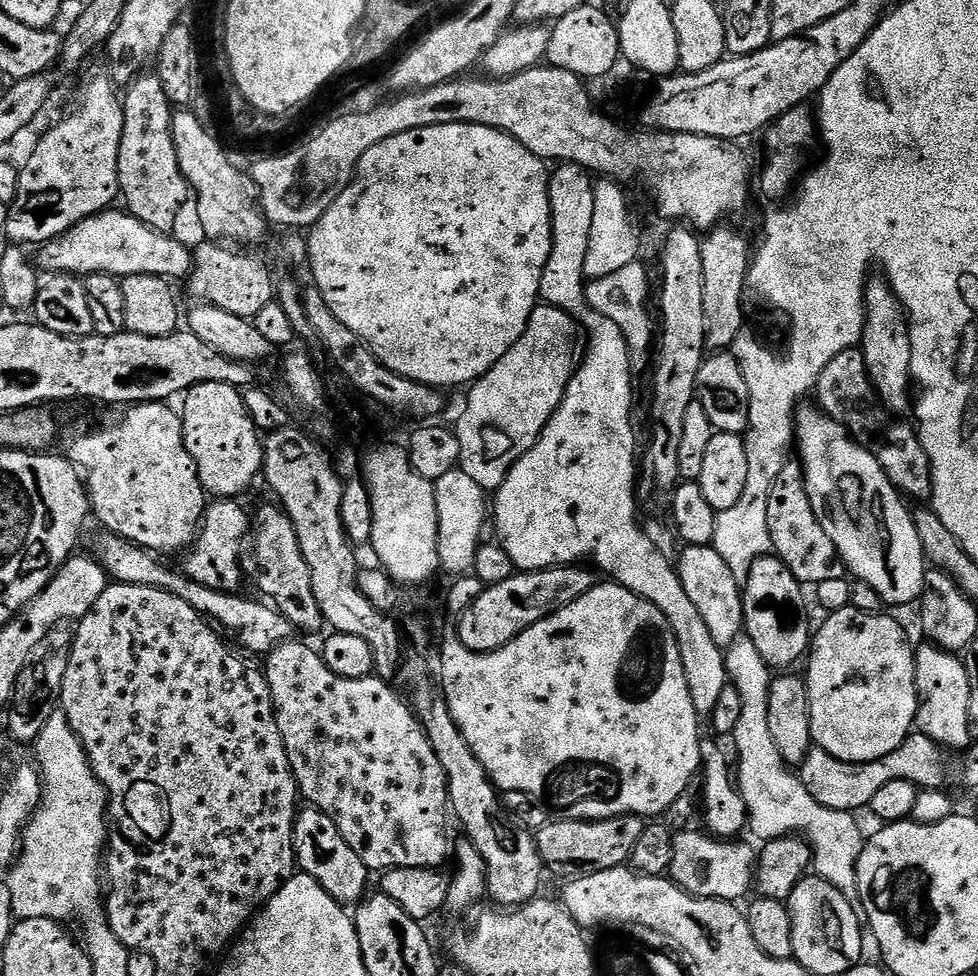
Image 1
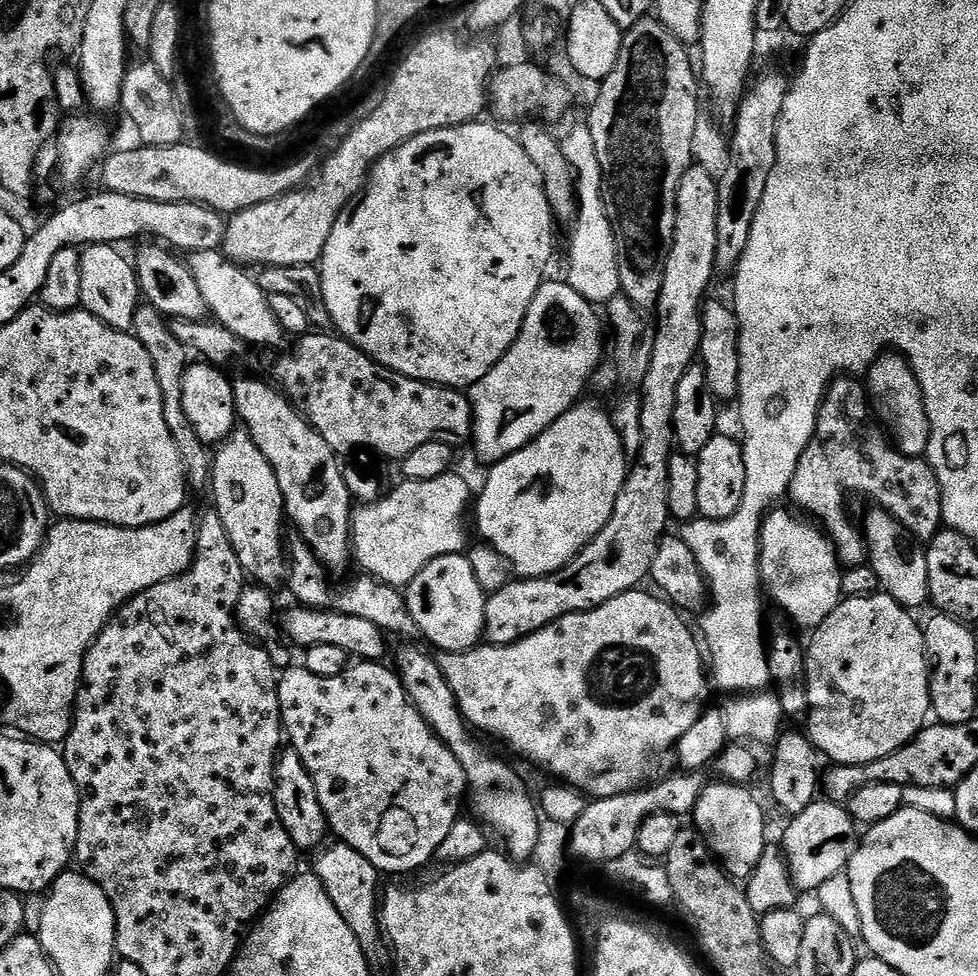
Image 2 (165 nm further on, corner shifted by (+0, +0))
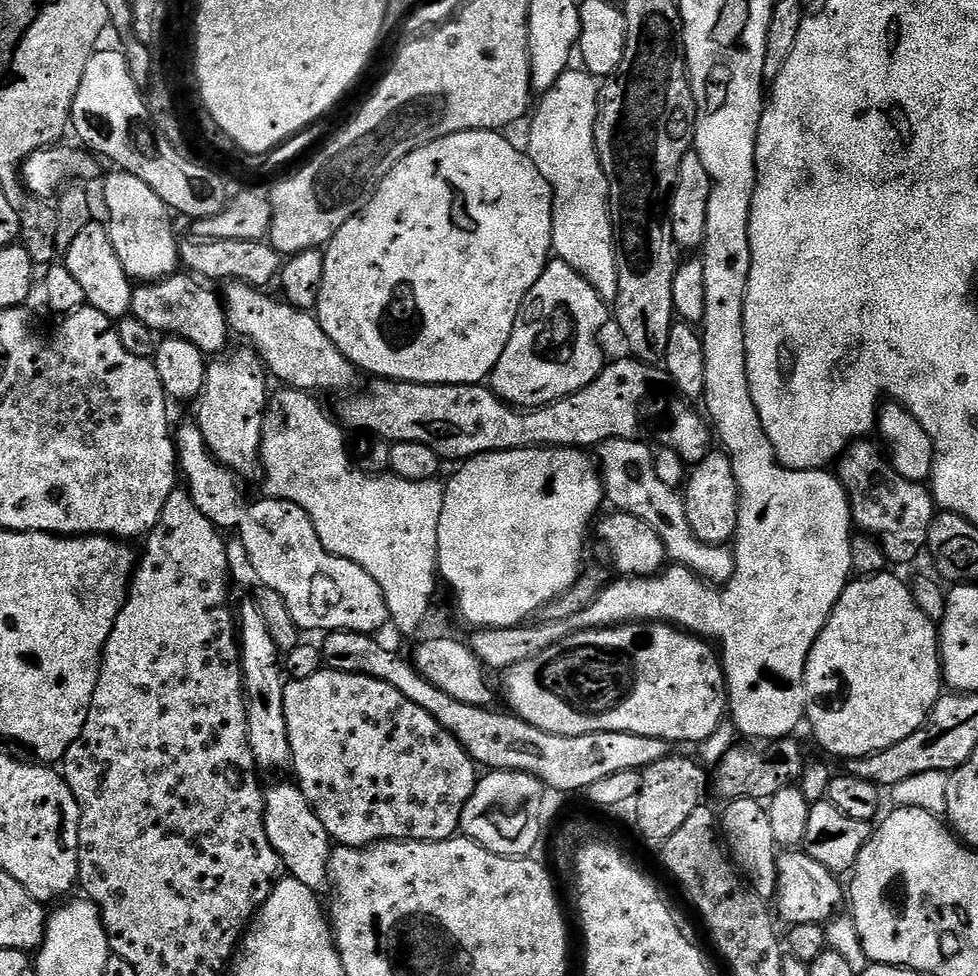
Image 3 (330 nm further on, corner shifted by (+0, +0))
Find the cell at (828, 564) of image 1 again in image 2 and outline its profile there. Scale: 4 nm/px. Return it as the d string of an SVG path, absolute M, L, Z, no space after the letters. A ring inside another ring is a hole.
M845 374L828 385L816 415L816 429L806 450L802 450L798 458L798 468L794 470L794 478L788 487L790 500L800 504L799 511L815 521L832 543L841 569L857 568L866 560L864 533L844 509L844 488L852 492L862 487L863 476L880 476L879 507L908 529L917 541L931 540L941 531L944 518L936 471L927 459L903 456L892 447L887 435L870 415L865 385L856 380L859 379Z

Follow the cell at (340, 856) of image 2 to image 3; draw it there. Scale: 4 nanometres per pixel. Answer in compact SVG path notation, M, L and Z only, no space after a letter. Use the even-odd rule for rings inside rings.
M276 784L265 791L264 825L266 836L270 838L270 846L274 846L287 875L302 882L302 886L310 886L317 890L329 887L328 863L334 844L329 832L317 818L316 812L309 806L308 799L299 785Z

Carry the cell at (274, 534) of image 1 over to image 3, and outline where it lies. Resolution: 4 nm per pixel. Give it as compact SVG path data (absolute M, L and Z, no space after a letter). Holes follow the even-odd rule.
M233 347L217 355L208 364L204 391L198 397L198 423L202 438L206 438L206 446L214 453L219 464L225 464L240 478L257 471L260 463L260 443L264 437L264 417L270 407L269 373L255 348L243 347Z

